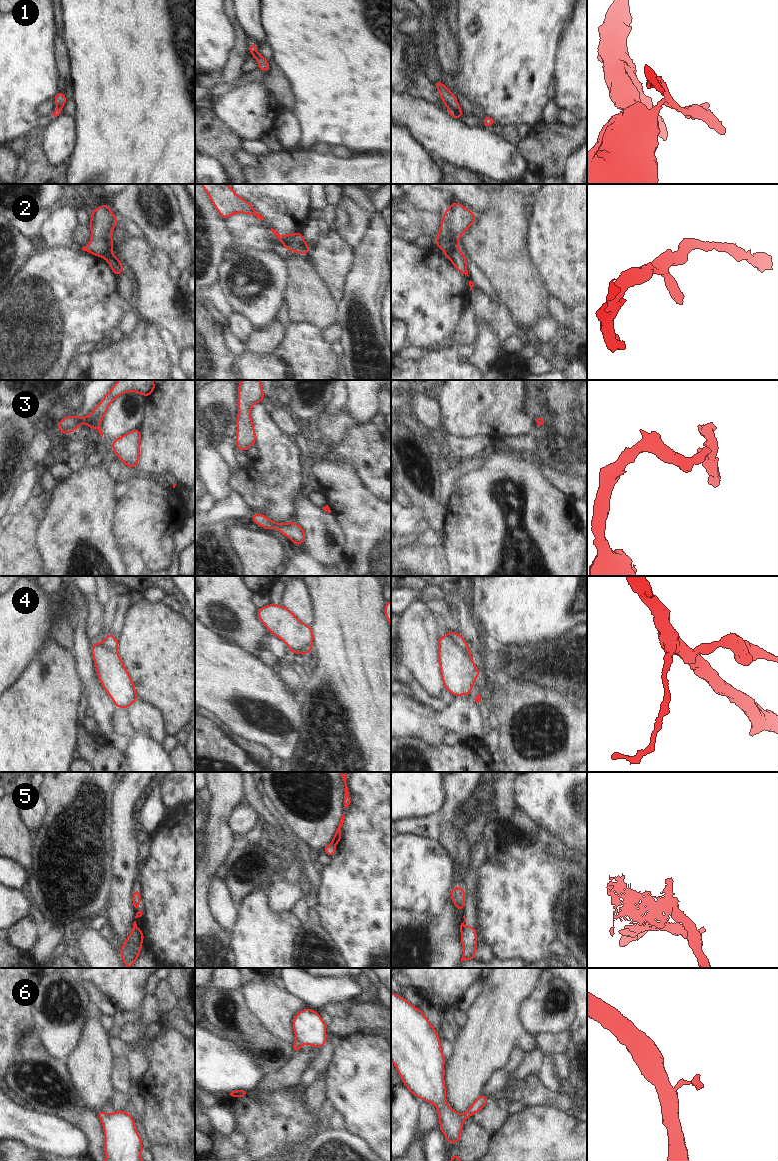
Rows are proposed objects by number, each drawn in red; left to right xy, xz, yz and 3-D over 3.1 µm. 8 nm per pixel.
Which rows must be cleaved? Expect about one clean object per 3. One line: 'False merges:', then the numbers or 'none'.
False merges: 1, 2, 4, 5

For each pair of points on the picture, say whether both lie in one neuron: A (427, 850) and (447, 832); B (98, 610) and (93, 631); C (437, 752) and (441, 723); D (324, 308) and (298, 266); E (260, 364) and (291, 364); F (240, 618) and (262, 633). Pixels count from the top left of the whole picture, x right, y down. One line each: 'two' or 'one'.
A: two
B: one
C: two
D: one
E: one
F: one

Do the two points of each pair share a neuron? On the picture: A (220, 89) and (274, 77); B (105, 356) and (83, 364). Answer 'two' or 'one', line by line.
A: one
B: two

